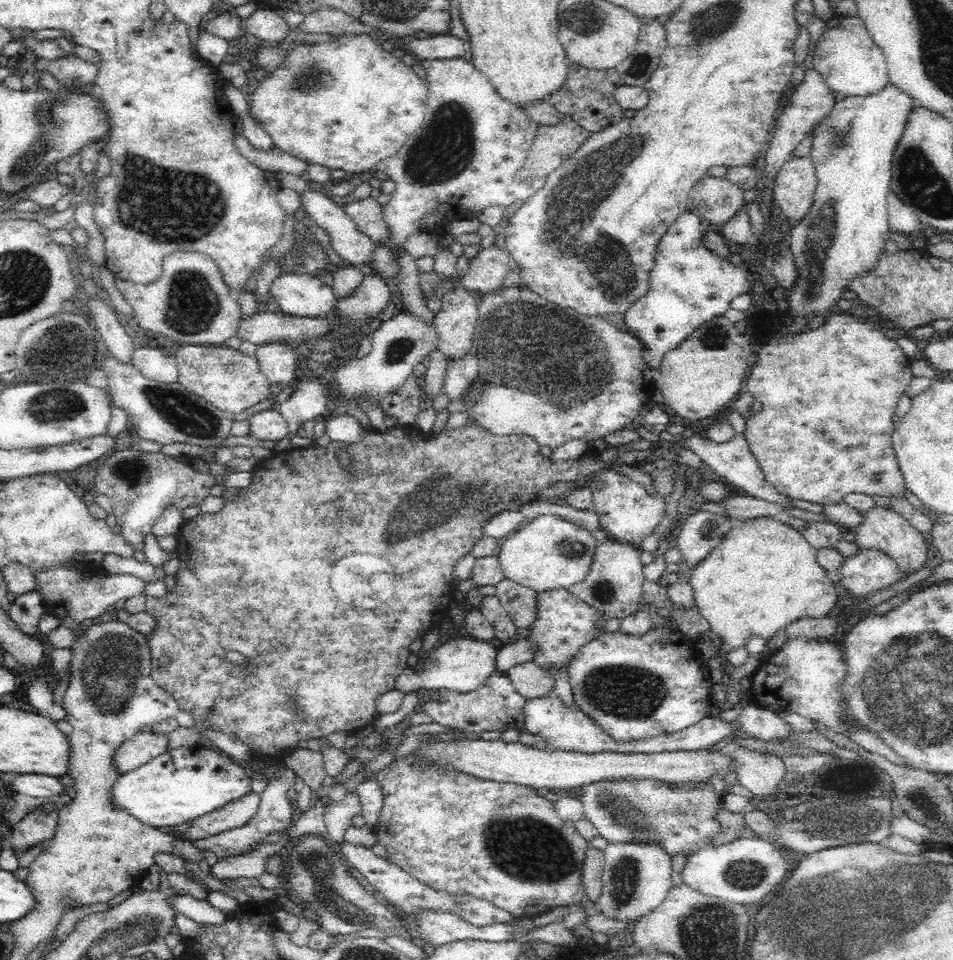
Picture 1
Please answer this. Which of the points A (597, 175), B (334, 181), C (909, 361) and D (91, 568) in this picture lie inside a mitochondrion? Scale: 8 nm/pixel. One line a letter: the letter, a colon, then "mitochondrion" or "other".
A: mitochondrion
B: other
C: other
D: other

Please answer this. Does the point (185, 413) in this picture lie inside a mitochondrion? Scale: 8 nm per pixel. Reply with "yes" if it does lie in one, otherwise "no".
yes

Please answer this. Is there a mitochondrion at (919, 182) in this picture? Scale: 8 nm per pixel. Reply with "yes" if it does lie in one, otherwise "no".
yes

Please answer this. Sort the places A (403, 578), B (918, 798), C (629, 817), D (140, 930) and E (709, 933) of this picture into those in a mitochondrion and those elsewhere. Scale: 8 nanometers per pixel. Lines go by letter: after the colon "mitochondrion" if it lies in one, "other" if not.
A: other
B: mitochondrion
C: mitochondrion
D: mitochondrion
E: mitochondrion

